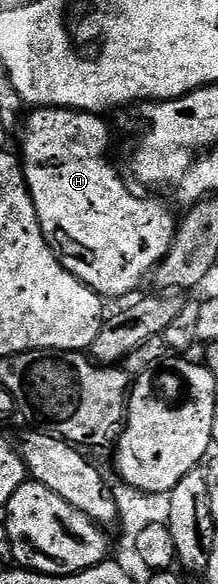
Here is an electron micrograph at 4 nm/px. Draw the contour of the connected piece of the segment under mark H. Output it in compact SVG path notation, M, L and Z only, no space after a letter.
M44 106L30 111L31 115L26 115L22 123L23 130L23 154L21 161L23 163L23 175L27 181L27 187L31 193L31 199L37 212L37 220L41 224L41 232L45 236L47 243L51 245L51 250L57 255L63 267L69 271L74 278L79 278L89 289L104 299L123 298L126 294L131 294L143 282L143 277L150 275L155 267L163 261L163 258L169 252L169 248L175 239L177 229L177 218L171 215L171 210L163 202L158 202L155 198L138 198L129 187L123 183L123 178L117 171L111 167L111 162L103 158L107 154L107 149L111 146L111 130L102 122L100 115L86 110L68 110L66 106Z

